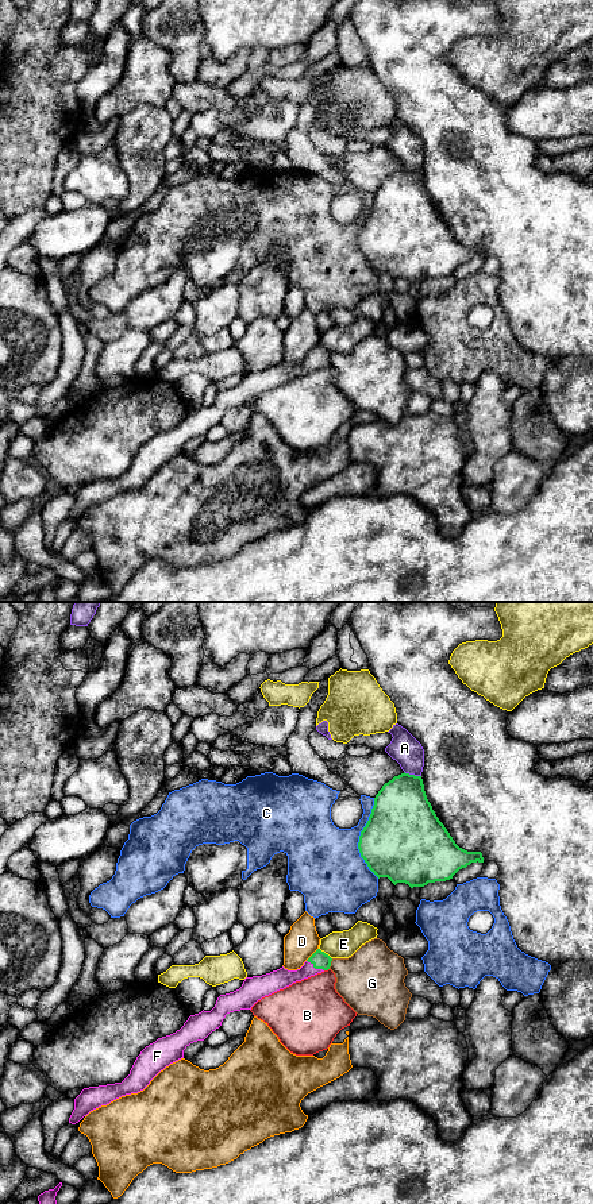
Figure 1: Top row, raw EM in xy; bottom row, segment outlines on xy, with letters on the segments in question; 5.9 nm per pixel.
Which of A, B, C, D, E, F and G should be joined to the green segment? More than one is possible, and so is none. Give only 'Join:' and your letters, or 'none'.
Join: F

